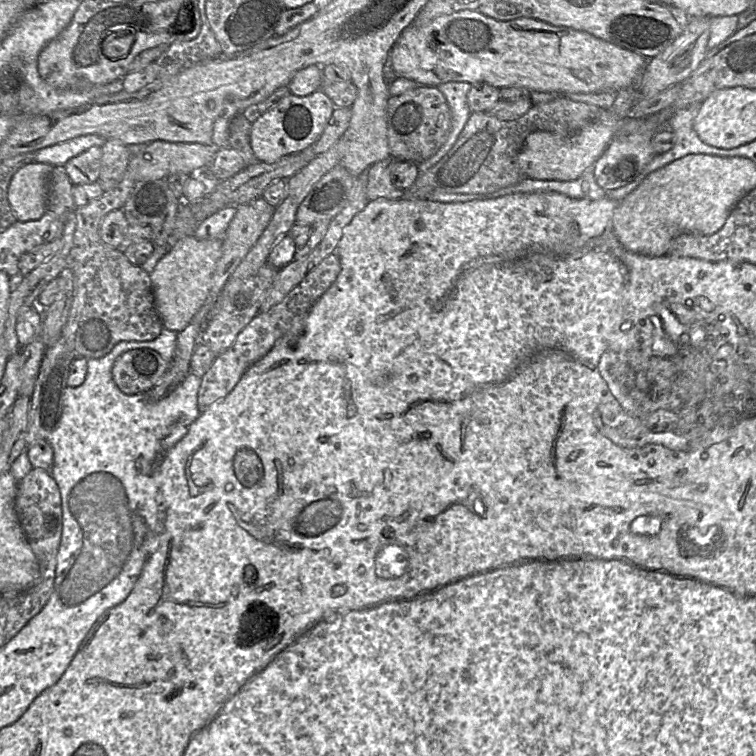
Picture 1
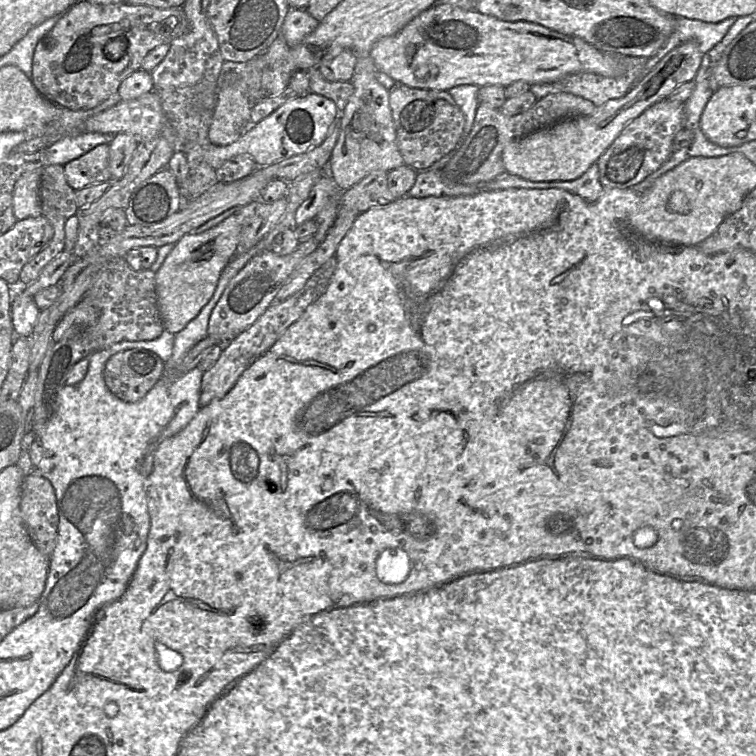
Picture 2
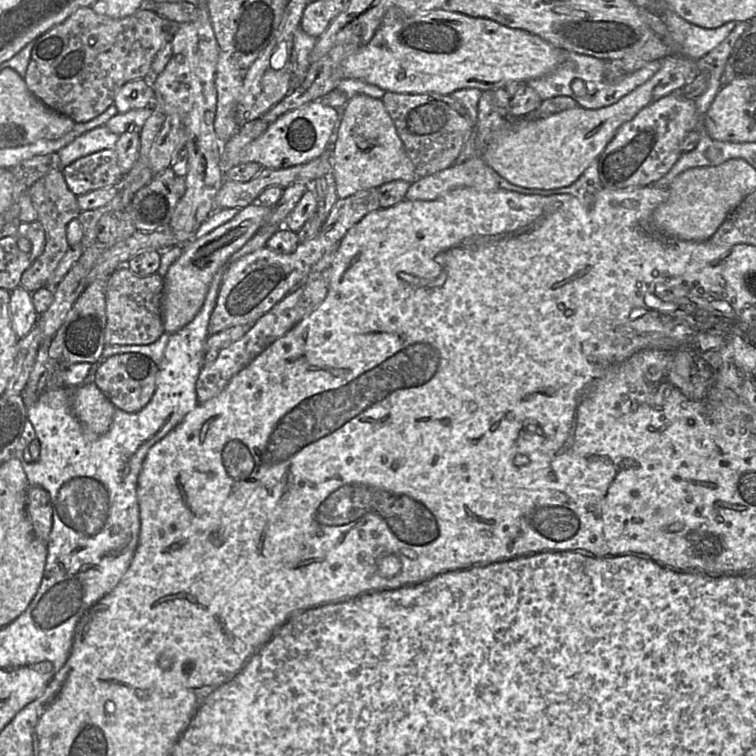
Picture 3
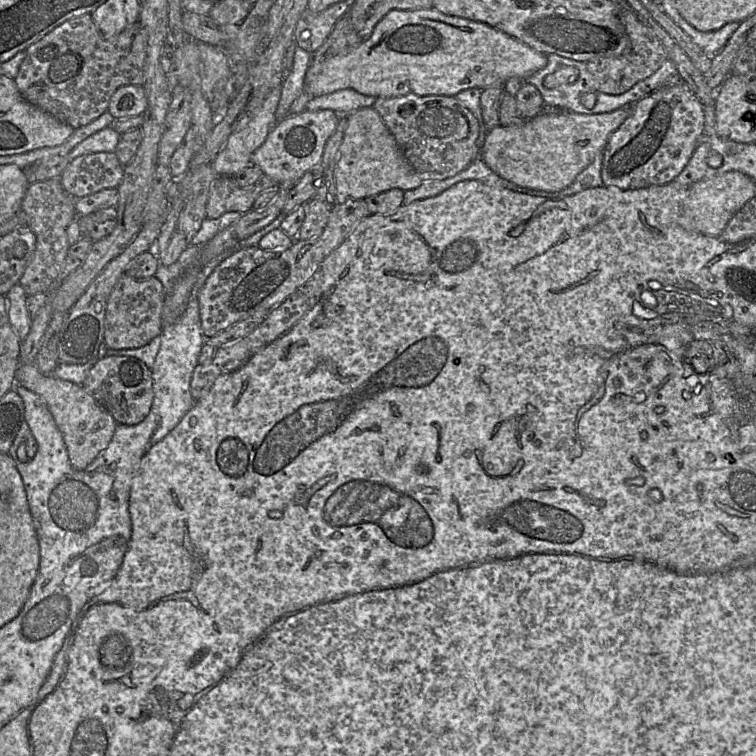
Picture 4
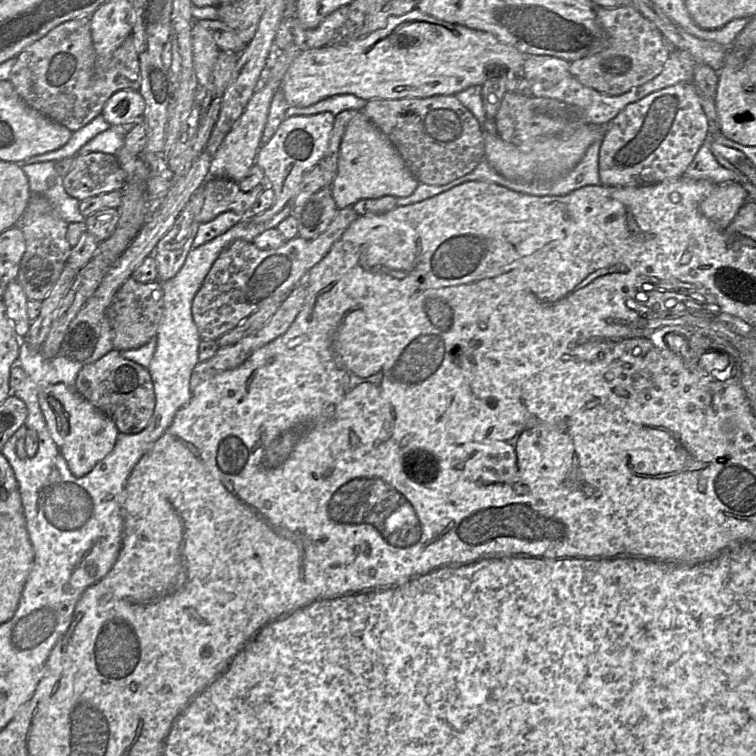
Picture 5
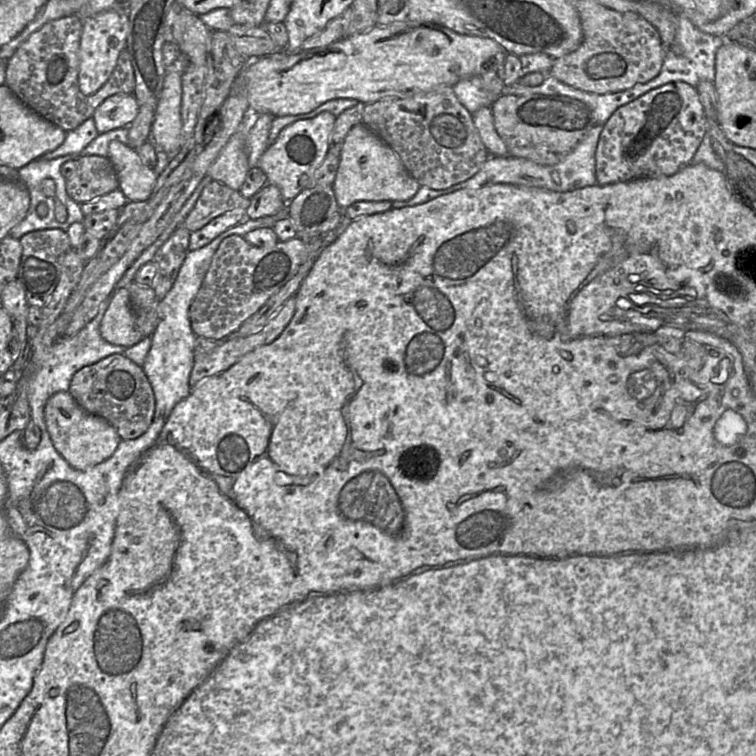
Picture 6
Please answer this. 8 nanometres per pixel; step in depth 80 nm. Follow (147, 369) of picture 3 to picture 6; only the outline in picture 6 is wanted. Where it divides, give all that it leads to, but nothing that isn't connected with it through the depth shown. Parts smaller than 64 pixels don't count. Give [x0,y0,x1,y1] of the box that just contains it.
[68,354,155,440]

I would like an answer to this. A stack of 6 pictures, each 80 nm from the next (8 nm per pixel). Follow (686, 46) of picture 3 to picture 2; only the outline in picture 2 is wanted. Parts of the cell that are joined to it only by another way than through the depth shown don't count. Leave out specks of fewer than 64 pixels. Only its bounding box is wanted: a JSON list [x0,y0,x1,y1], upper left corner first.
[652,17,736,67]

